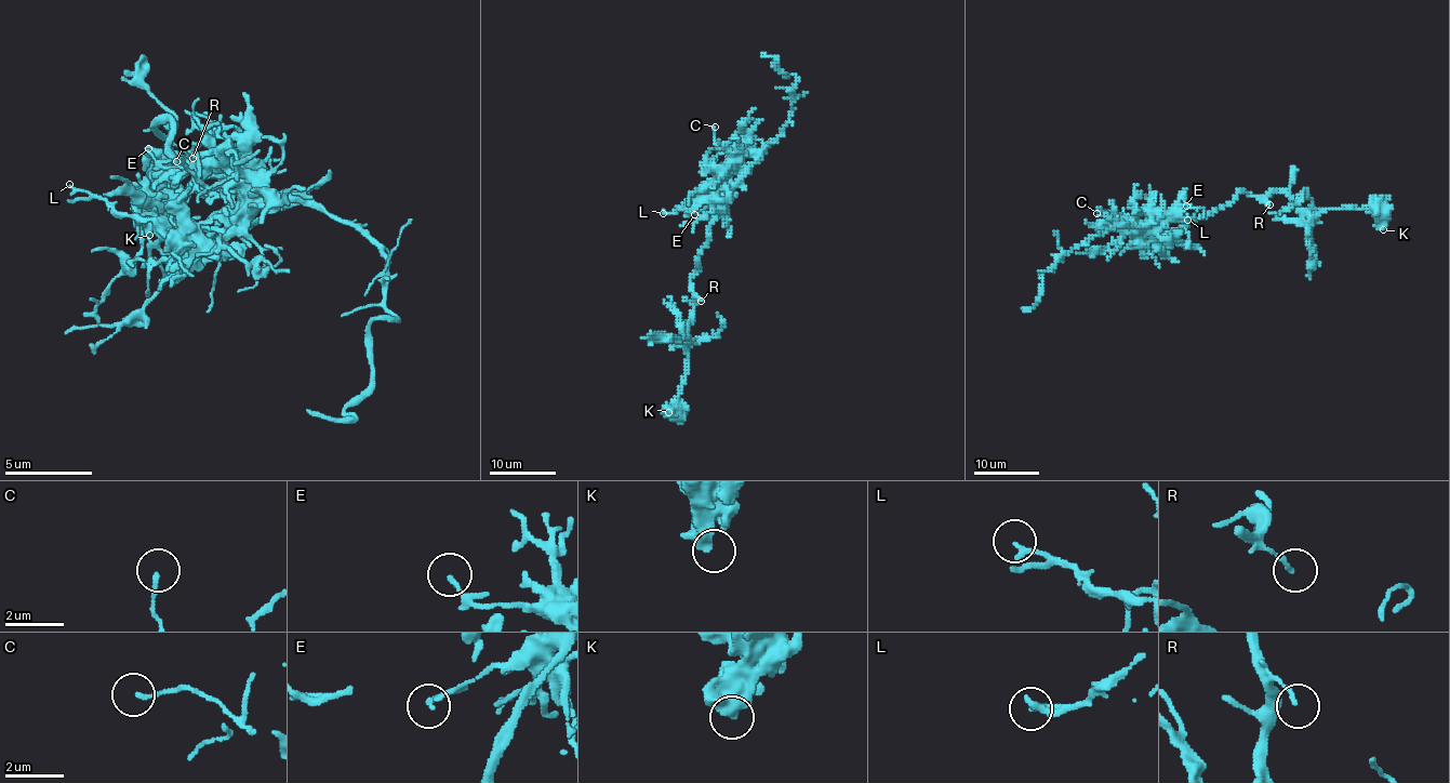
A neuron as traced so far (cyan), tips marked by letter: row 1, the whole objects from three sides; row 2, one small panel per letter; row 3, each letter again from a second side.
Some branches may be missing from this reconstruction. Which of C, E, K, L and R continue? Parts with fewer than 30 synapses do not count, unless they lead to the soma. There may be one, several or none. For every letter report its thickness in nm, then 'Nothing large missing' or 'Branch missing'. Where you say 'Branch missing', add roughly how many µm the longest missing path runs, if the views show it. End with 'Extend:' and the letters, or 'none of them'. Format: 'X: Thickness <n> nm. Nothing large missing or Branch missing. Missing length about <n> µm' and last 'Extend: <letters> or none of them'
C: Thickness 130 nm. Nothing large missing
E: Thickness 150 nm. Nothing large missing
K: Thickness 600 nm. Nothing large missing
L: Thickness 180 nm. Nothing large missing
R: Thickness 130 nm. Nothing large missing
Extend: none of them

